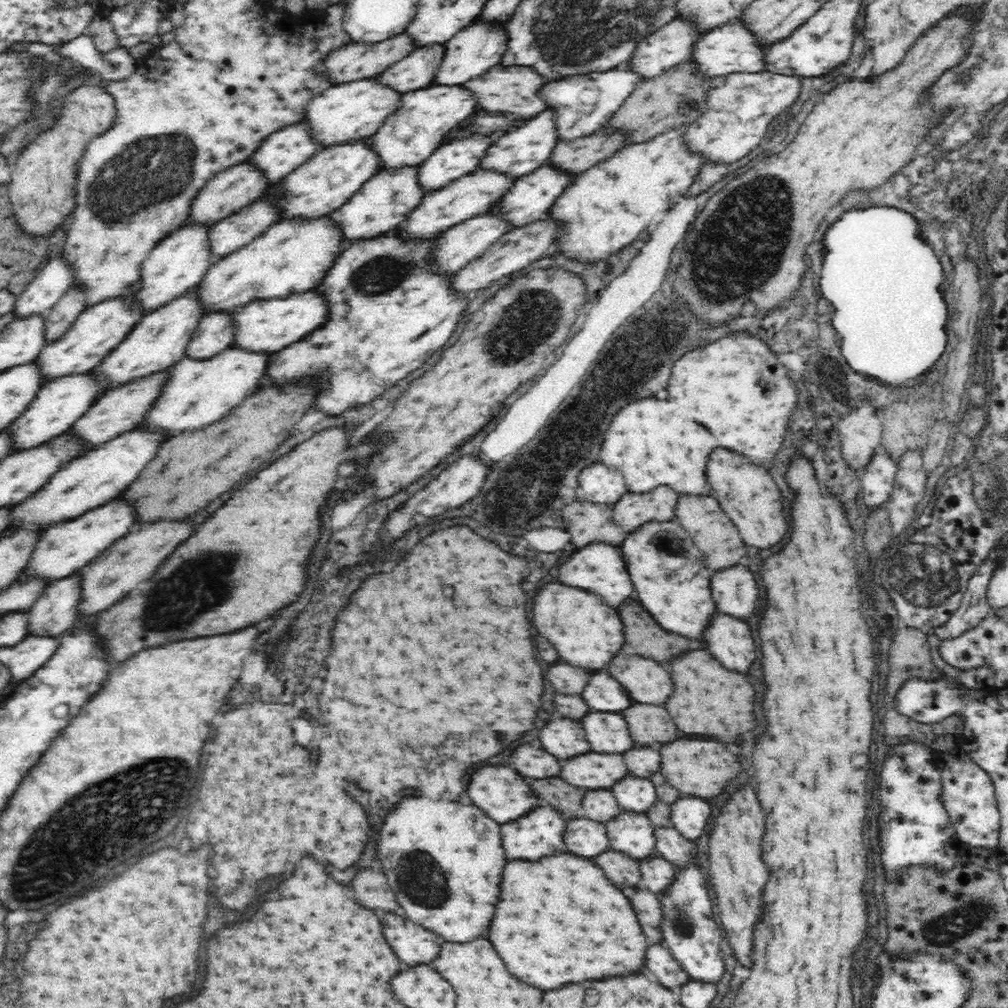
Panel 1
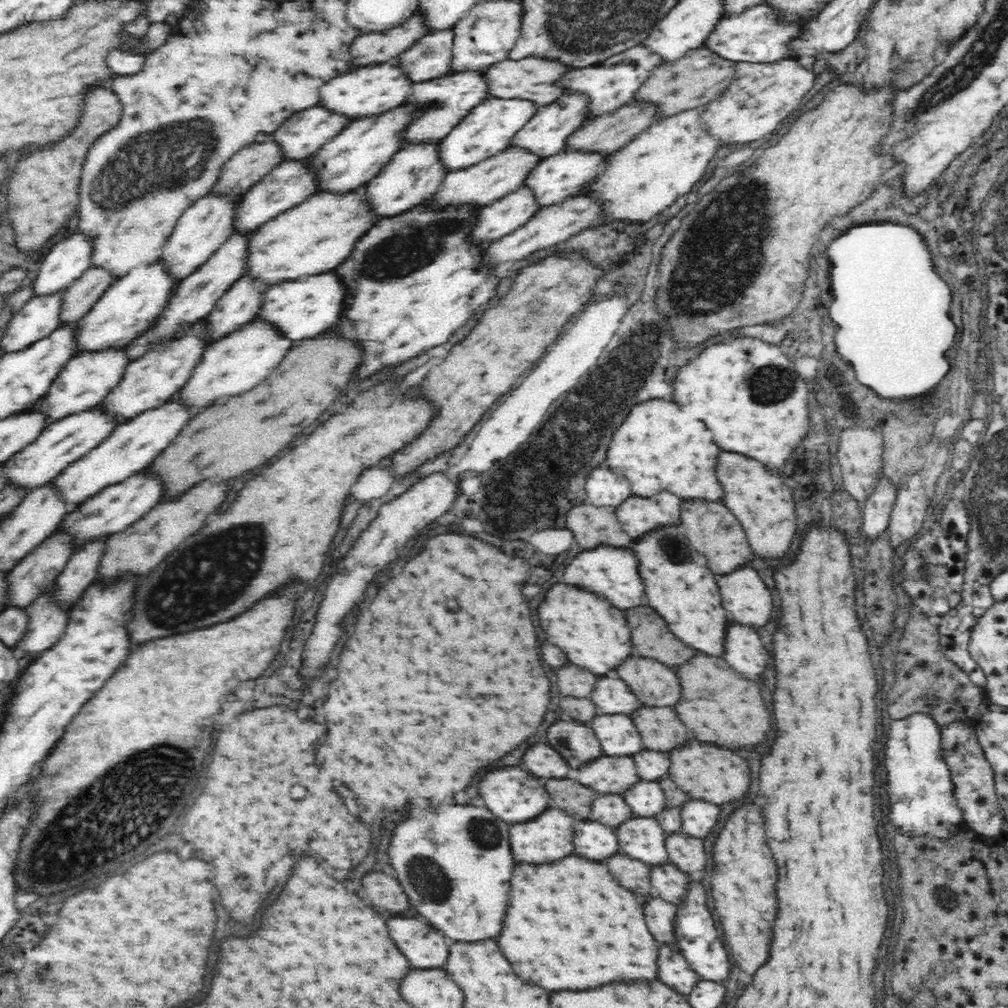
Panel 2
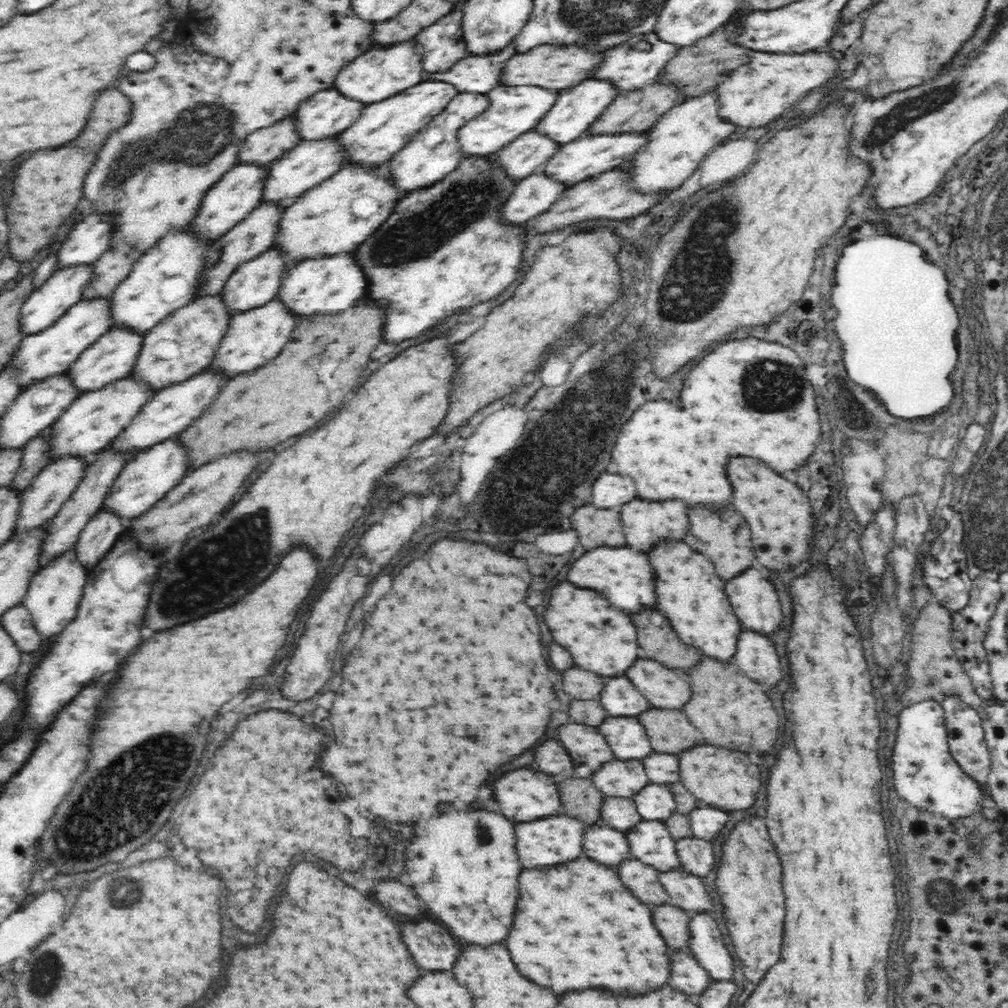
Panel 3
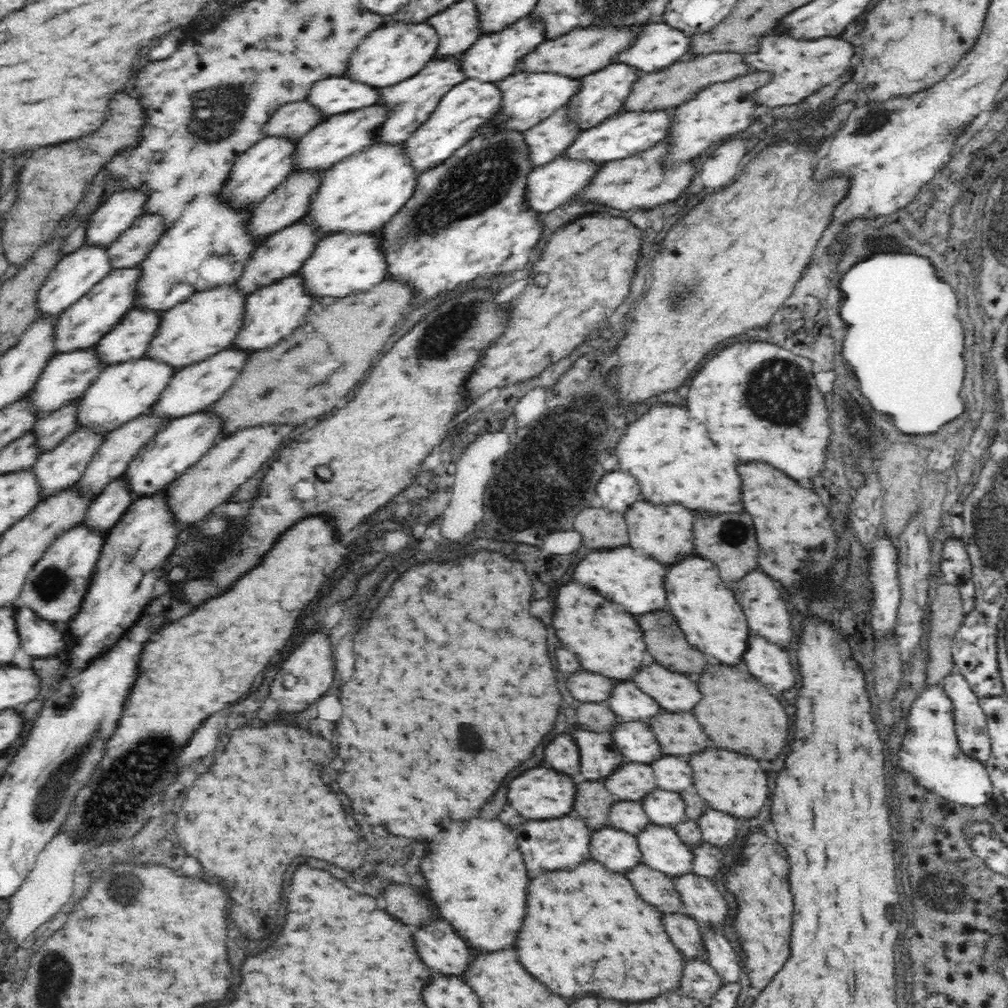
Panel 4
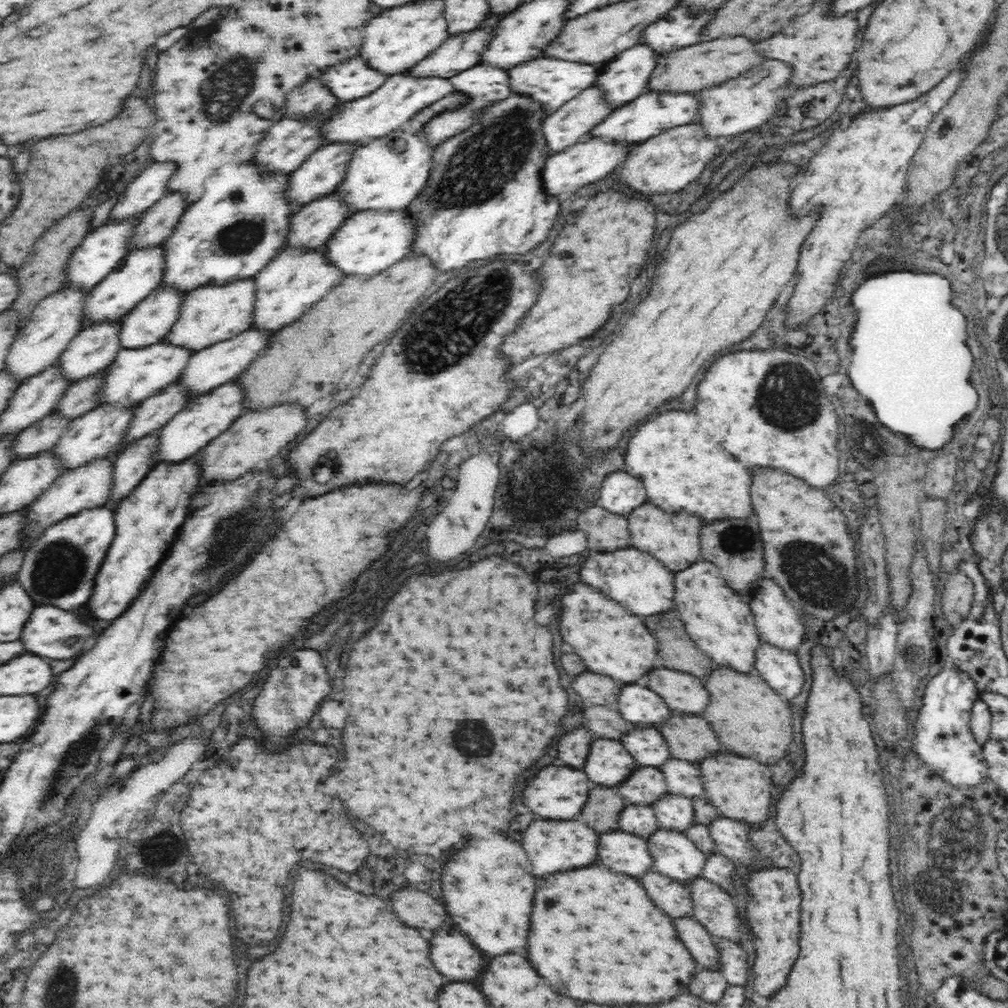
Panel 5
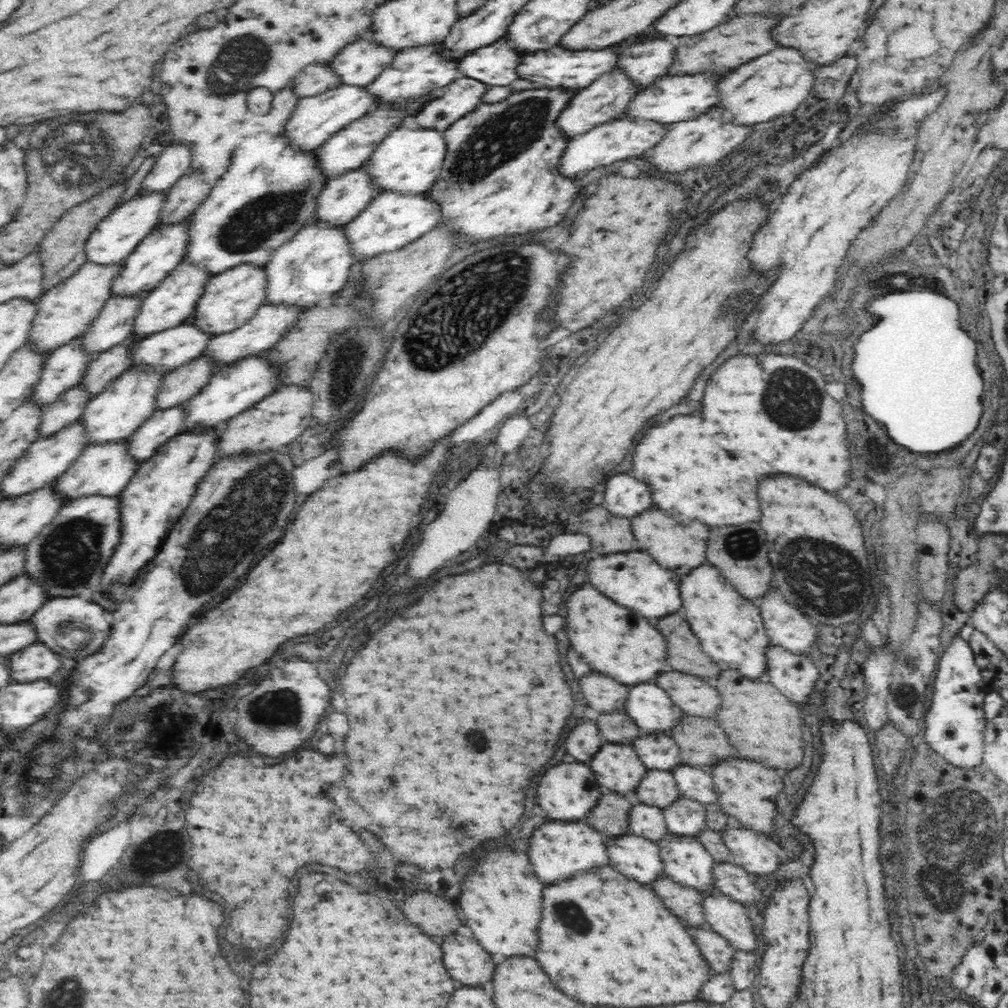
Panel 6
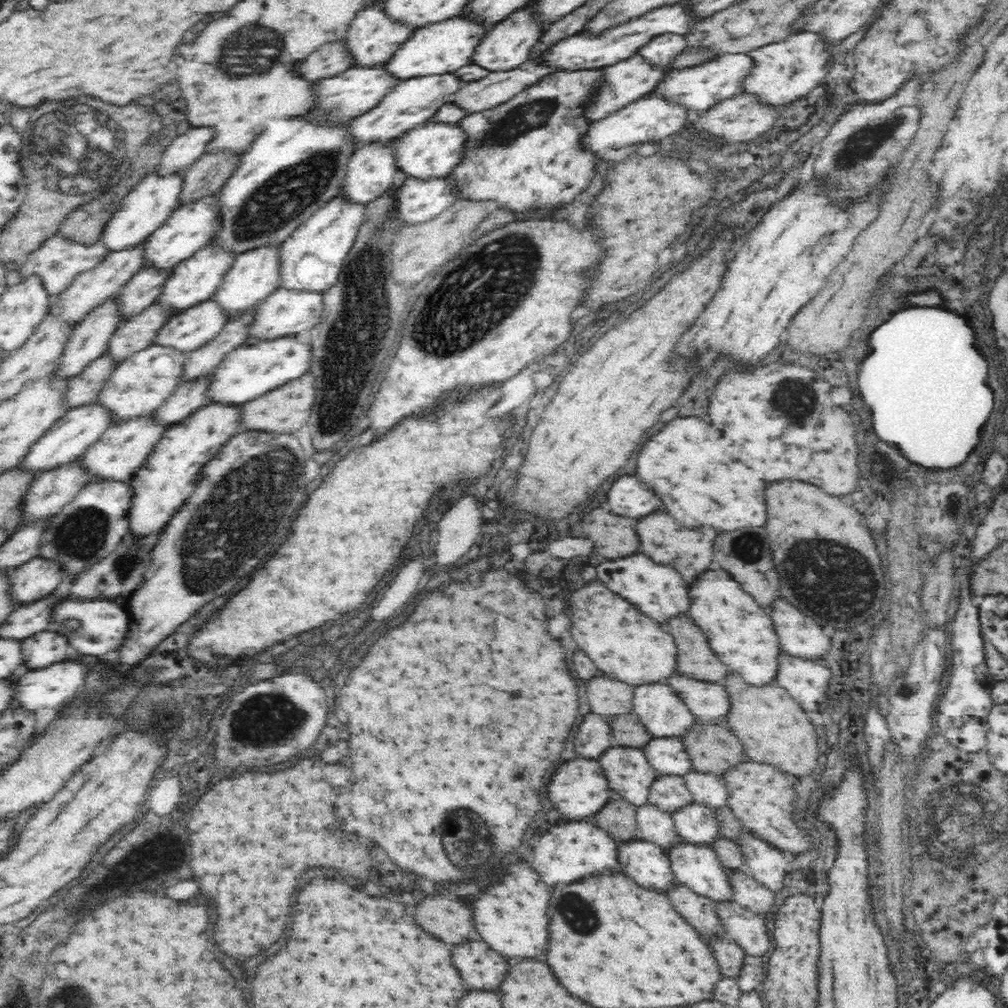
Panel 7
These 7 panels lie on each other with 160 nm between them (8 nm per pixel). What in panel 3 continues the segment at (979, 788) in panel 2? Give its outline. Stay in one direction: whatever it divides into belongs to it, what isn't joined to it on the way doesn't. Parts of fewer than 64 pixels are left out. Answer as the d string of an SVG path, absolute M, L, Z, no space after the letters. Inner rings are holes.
M948 692L942 700L942 706L945 712L946 730L949 736L949 749L954 758L958 760L958 765L962 764L962 768L966 768L966 772L970 772L970 776L982 783L984 791L986 791L986 798L984 798L984 808L982 808L982 815L986 815L988 819L994 819L998 816L998 808L995 802L989 796L989 789L987 788L987 776L991 766L991 753L986 742L984 727L982 726L982 719L977 710L970 704L966 704L958 694Z

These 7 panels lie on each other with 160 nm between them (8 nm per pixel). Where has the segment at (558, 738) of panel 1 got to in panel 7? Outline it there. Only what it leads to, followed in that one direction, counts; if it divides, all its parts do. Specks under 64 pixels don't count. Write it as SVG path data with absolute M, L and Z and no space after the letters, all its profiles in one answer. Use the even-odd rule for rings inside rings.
M610 748L598 760L610 776L610 788L620 792L630 804L645 806L650 798L650 786L656 780L656 770L650 766L642 750Z

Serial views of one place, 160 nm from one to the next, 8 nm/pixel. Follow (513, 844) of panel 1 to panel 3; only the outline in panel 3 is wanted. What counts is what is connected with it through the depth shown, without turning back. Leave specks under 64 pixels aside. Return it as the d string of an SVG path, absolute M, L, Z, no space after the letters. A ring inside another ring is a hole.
M550 816L544 820L516 824L516 841L518 856L520 856L524 868L566 864L566 862L572 862L584 854L584 850L582 850L584 824L570 816Z

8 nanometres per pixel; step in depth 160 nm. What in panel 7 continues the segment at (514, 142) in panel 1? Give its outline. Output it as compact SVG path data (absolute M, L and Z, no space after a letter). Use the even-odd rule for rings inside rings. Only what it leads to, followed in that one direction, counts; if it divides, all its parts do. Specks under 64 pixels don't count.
M665 32L639 48L638 53L646 61L665 67L687 45L686 34Z

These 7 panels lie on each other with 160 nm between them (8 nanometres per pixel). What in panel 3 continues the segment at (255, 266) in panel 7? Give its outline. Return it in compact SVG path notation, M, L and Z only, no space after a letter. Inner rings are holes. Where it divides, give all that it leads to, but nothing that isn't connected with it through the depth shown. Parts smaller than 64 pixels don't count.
M222 293L197 295L190 304L185 304L153 326L142 340L142 350L132 373L144 379L154 392L166 385L186 380L212 364L214 354L230 330L230 320L236 310L230 309Z

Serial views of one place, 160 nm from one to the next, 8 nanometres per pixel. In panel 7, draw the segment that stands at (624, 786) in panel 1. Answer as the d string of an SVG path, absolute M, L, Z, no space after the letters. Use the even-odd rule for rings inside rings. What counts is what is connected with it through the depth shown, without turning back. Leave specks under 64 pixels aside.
M696 802L676 810L672 816L683 842L710 846L724 835L716 812Z

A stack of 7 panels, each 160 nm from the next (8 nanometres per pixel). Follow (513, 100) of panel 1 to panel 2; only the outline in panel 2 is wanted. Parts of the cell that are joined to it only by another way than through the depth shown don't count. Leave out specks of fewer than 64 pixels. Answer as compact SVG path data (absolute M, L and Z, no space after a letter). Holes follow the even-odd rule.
M534 55L520 60L504 59L502 62L491 64L486 70L488 92L494 97L524 97L524 99L536 101L538 106L544 106L568 92L562 87L561 79L566 72L574 69L564 61Z

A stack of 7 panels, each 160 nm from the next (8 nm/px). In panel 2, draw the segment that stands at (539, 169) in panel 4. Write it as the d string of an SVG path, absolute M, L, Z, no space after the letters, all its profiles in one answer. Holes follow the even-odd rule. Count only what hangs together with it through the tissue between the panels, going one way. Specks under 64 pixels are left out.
M524 184L516 192L478 210L472 241L484 243L502 238L526 224L540 209L534 189Z

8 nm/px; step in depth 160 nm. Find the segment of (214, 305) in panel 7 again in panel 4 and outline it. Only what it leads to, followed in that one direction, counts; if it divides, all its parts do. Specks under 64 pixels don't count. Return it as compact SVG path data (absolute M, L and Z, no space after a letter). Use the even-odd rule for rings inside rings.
M144 356L110 363L86 389L78 404L78 426L110 432L123 422L149 412L177 372L174 365L162 359Z

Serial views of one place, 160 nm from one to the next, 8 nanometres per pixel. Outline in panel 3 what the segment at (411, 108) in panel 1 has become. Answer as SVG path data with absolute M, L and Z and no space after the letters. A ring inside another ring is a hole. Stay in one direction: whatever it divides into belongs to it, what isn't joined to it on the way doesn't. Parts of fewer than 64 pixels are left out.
M512 39L505 47L486 53L472 53L457 60L449 69L432 74L432 79L450 81L458 92L488 93L502 81L506 62L518 53Z

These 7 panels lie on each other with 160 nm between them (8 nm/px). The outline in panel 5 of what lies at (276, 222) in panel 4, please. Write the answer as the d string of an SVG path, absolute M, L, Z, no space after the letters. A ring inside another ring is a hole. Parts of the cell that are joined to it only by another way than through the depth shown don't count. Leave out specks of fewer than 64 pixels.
M332 142L332 144L323 145L312 155L308 155L302 166L290 174L290 188L287 192L289 198L297 204L297 207L301 207L306 206L310 200L316 200L324 194L334 192L346 178L350 161L353 160L353 156L361 146L361 142Z

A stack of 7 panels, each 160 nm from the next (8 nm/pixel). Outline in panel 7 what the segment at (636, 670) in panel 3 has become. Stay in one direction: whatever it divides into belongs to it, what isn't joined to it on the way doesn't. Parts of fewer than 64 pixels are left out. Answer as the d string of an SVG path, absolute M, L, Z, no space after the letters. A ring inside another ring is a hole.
M672 676L666 680L686 704L690 704L690 710L694 716L698 716L698 722L708 724L708 722L722 722L724 716L730 712L730 698L724 686L720 684L710 684L710 682L700 682L700 680L690 680L682 676Z

